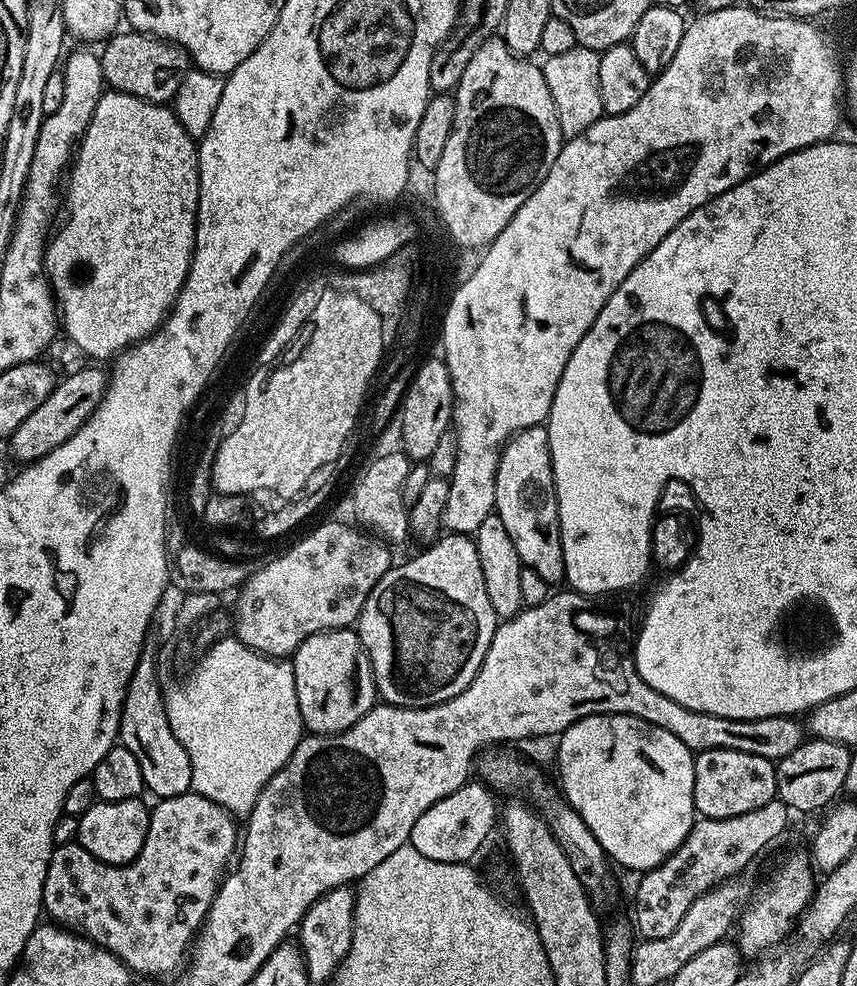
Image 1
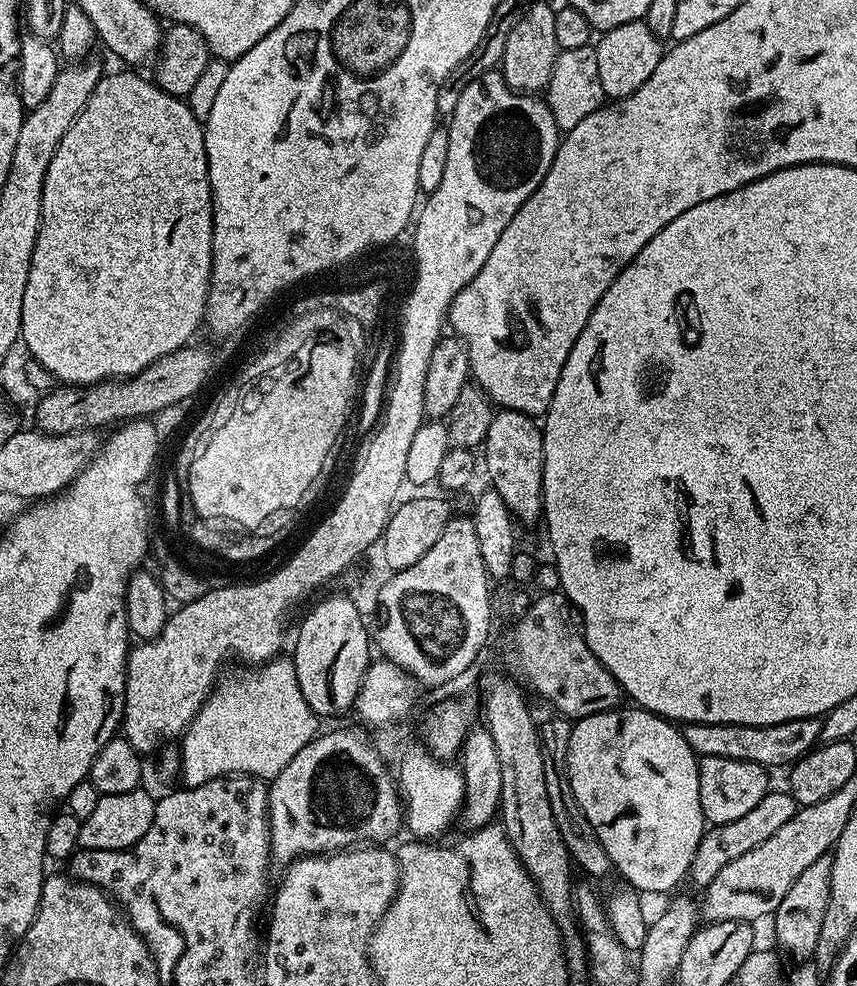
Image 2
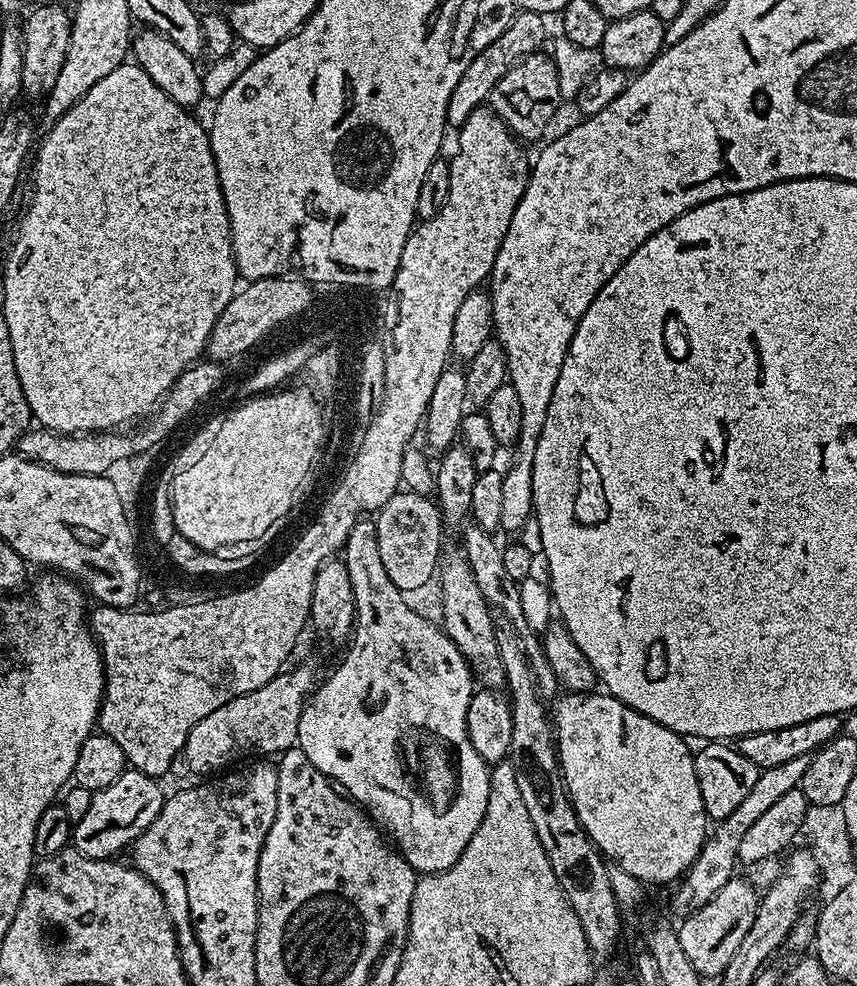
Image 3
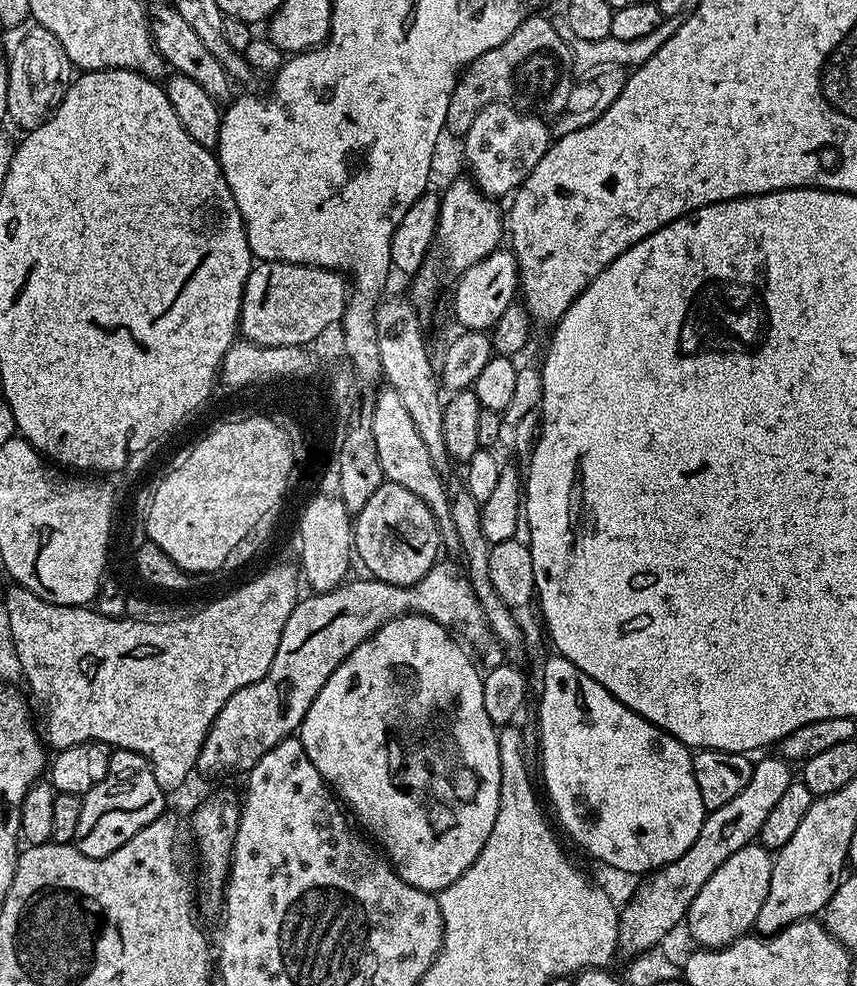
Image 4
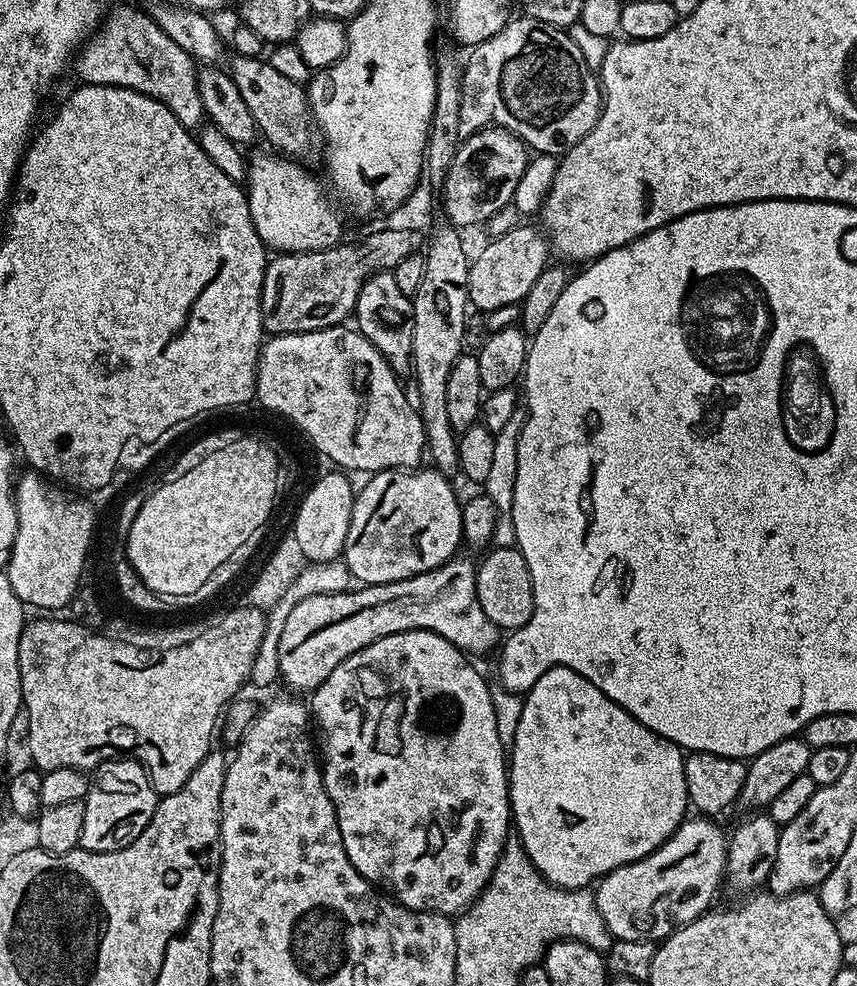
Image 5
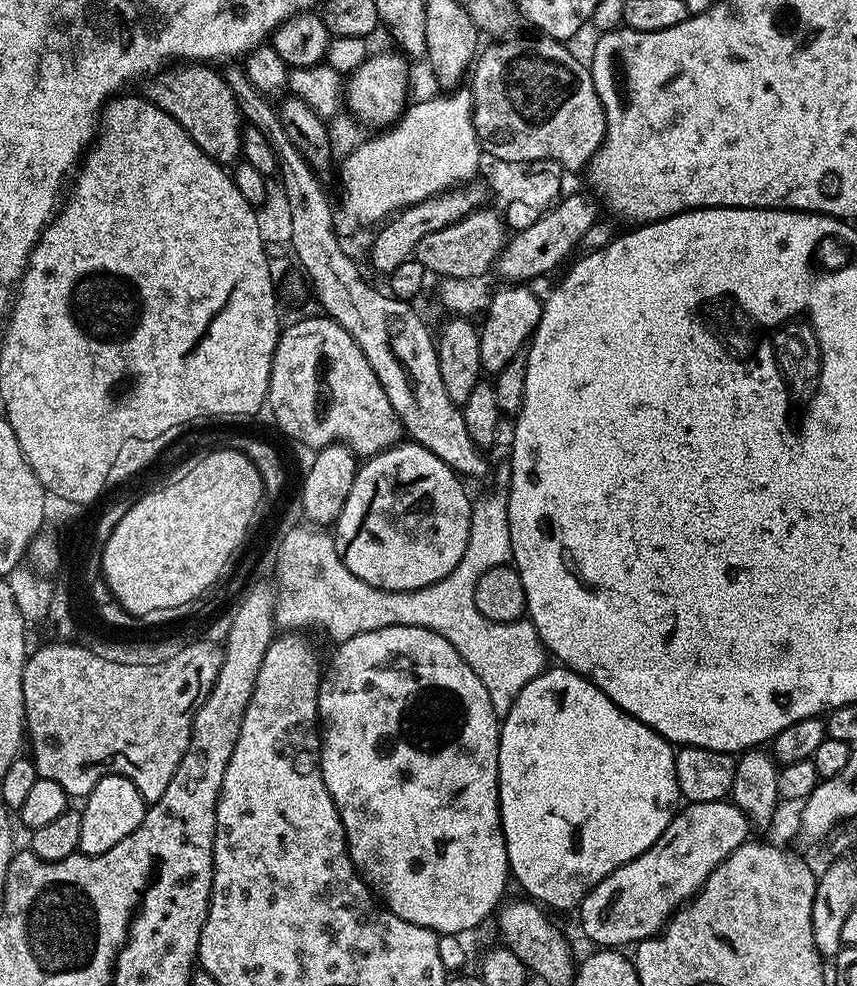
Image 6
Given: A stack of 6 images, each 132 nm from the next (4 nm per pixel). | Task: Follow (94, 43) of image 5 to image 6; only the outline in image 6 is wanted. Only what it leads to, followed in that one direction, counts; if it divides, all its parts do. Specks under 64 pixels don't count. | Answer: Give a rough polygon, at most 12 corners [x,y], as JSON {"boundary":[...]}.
{"boundary":[[184,62],[147,99],[221,166],[242,152],[236,95],[215,67]]}

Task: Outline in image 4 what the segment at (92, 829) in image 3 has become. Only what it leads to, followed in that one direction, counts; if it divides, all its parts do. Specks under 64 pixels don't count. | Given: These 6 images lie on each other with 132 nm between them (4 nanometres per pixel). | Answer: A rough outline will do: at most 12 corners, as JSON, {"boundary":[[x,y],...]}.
{"boundary":[[113,751],[75,846],[102,858],[166,811],[148,759]]}

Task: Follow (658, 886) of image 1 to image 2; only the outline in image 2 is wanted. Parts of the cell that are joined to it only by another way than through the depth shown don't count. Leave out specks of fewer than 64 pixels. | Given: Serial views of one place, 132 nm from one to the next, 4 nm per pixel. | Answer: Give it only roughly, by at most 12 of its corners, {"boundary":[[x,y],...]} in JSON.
{"boundary":[[769,790],[738,822],[709,827],[687,874],[700,890],[794,818]]}

